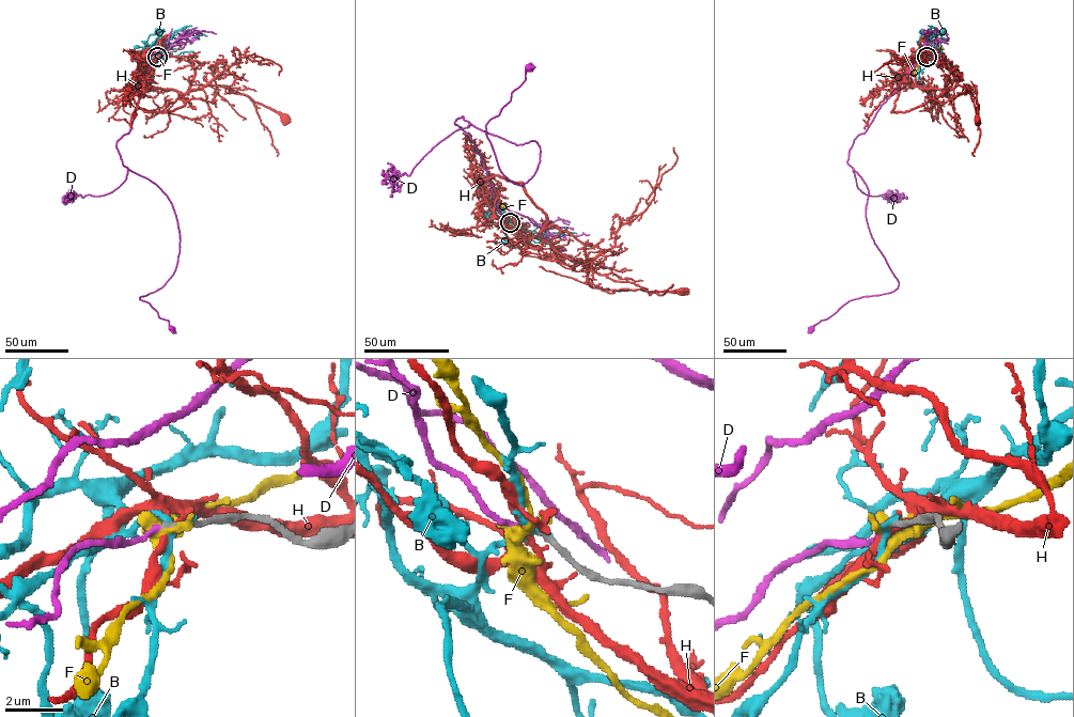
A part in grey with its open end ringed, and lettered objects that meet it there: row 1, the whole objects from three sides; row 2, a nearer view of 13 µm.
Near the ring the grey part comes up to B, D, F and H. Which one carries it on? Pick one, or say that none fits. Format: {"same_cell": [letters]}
{"same_cell": ["D"]}

